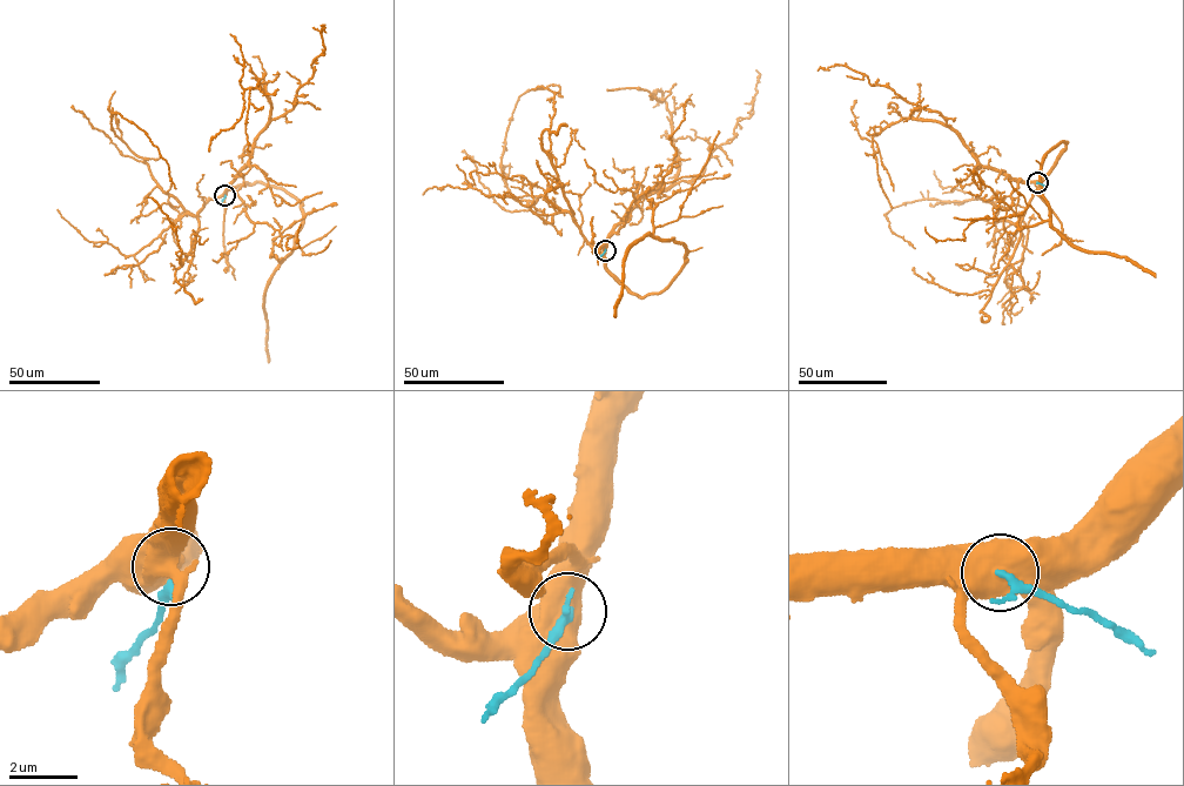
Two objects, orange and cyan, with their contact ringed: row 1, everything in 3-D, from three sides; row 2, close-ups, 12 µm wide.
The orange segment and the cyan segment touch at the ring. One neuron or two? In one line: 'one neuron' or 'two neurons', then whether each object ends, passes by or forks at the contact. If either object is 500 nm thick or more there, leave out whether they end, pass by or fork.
two neurons

